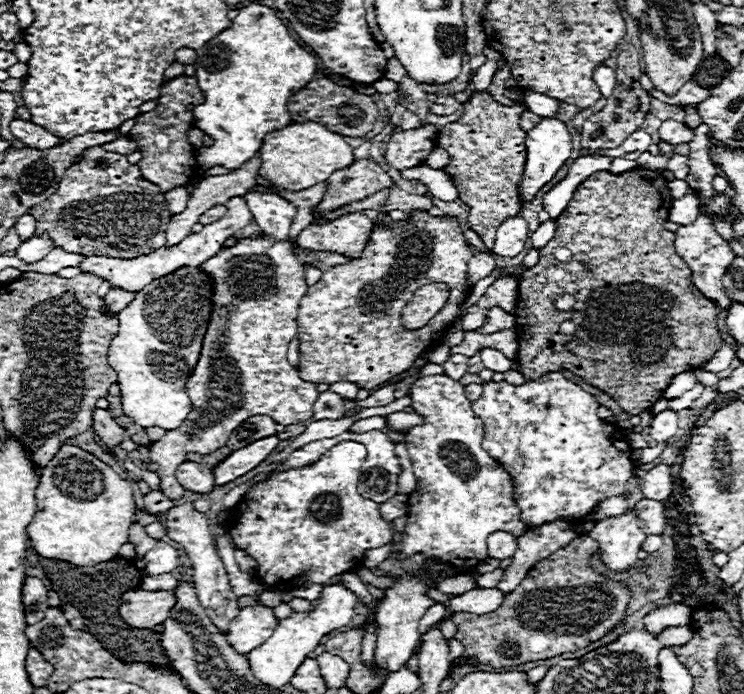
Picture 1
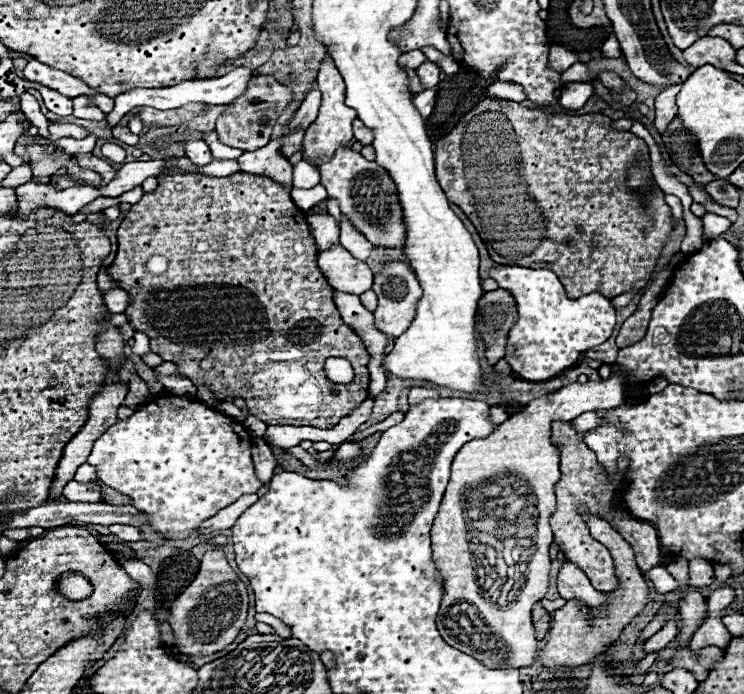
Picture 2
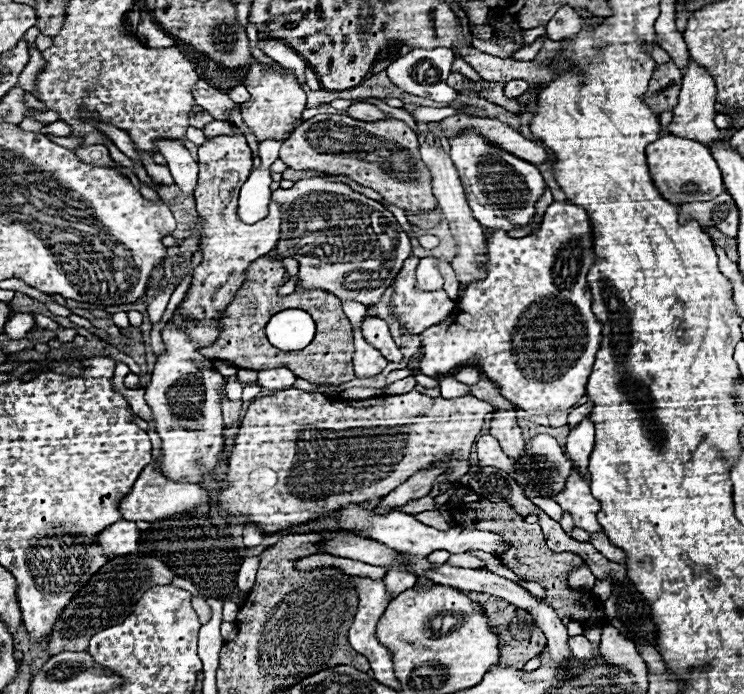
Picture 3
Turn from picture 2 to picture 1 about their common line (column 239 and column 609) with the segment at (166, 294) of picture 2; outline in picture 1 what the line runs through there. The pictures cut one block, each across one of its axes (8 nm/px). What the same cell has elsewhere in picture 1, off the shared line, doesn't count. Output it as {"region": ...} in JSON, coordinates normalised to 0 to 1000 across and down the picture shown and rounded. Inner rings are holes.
{"region":[[[852,242],[849,248],[839,248],[833,254],[823,254],[820,248],[801,248],[774,271],[769,288],[747,314],[745,343],[726,360],[728,375],[737,380],[734,389],[710,389],[699,403],[691,455],[699,499],[696,522],[699,536],[707,542],[707,548],[718,548],[734,536],[761,530],[782,542],[785,550],[823,571],[839,594],[860,597],[890,571],[909,539],[941,530],[970,501],[970,487],[962,473],[962,444],[941,421],[933,418],[930,389],[906,360],[909,337],[892,329],[898,320],[901,294],[903,282],[892,254],[871,242]],[[750,354],[769,360],[769,375],[747,375],[742,360]],[[782,378],[790,378],[790,389],[782,383]],[[849,406],[868,412],[831,412]],[[750,424],[772,427],[772,432],[777,432],[772,447],[747,447],[747,432],[742,432],[742,427]],[[758,461],[769,461],[774,467],[774,481],[753,478],[753,467]],[[777,487],[782,490],[782,499],[763,507],[758,496]]]}

